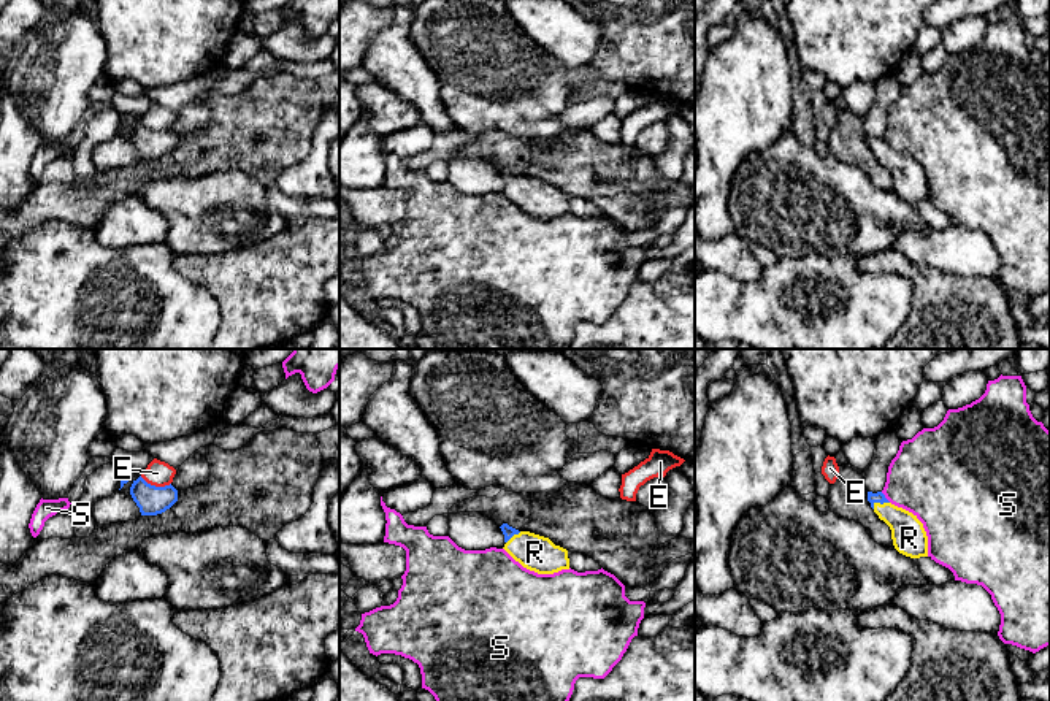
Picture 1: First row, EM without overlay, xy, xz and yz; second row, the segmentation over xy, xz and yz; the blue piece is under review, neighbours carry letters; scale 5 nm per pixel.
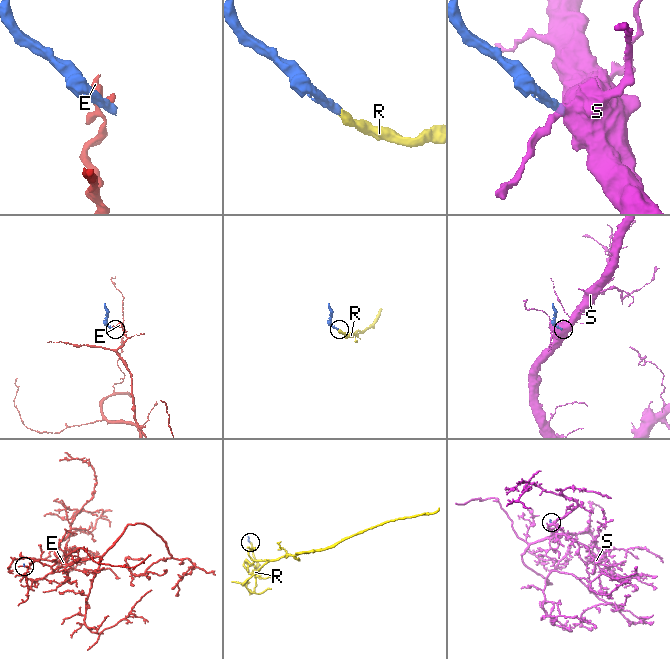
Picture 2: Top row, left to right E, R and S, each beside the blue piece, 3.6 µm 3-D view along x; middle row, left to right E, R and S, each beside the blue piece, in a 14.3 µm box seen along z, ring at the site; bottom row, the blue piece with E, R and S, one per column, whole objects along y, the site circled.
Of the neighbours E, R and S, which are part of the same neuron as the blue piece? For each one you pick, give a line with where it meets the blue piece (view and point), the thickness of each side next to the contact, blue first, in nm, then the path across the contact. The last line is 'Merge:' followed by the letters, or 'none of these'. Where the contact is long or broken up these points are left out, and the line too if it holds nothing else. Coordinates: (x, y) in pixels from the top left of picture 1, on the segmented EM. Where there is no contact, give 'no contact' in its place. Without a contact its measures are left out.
R: yz (879, 501) | 60/180 nm | across yz (879, 497), (879, 501), (908, 532), (909, 538)
Merge: R

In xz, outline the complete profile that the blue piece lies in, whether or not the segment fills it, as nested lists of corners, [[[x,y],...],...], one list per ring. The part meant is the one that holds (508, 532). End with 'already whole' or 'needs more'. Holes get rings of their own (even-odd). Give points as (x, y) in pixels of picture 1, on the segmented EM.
[[[503,523],[500,528],[506,542],[503,549],[523,568],[538,574],[569,569],[568,550],[555,546],[549,538],[519,531],[508,523]]] | needs more

